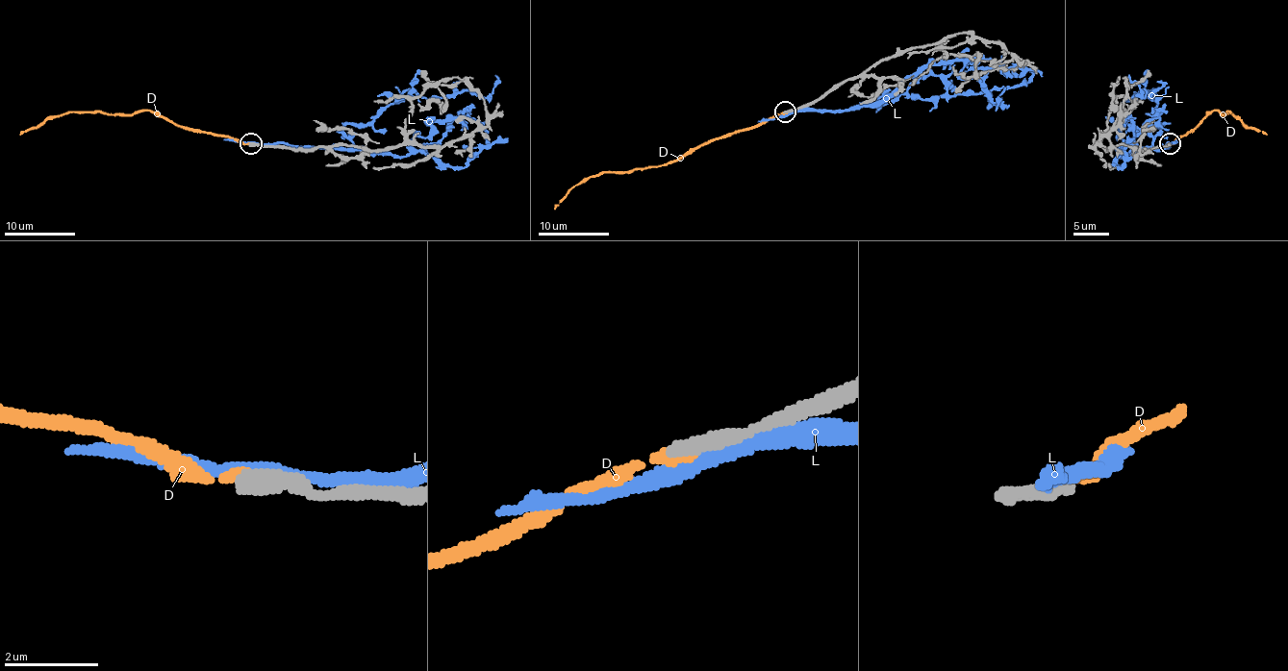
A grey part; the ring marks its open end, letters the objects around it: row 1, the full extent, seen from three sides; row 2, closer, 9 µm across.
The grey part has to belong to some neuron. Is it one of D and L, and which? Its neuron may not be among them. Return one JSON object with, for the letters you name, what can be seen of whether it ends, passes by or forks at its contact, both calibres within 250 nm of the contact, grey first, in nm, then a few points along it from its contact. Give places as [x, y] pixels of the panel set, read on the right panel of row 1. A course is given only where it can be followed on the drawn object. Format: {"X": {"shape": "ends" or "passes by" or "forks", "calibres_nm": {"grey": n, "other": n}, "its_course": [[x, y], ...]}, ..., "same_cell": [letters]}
{"D": {"shape": "ends", "calibres_nm": {"grey": 400, "other": 240}, "its_course": [[1170, 144], [1214, 110], [1224, 113], [1228, 111], [1249, 128], [1257, 128], [1266, 135]]}, "same_cell": ["D"]}

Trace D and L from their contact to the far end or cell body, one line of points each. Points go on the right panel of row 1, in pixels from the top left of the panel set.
D: (1170, 144), (1214, 110), (1224, 113), (1228, 111), (1249, 128), (1257, 128), (1266, 135)
L: (1168, 144), (1153, 142), (1155, 90), (1152, 99), (1147, 90), (1143, 97), (1128, 74)

